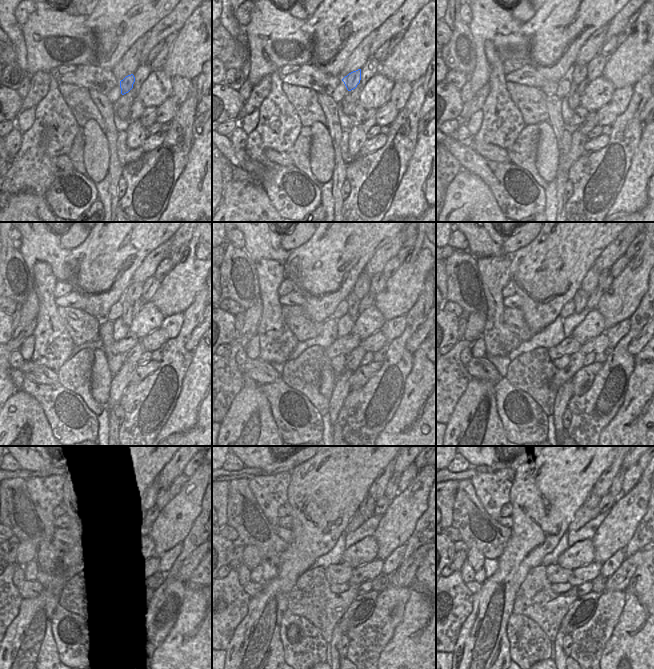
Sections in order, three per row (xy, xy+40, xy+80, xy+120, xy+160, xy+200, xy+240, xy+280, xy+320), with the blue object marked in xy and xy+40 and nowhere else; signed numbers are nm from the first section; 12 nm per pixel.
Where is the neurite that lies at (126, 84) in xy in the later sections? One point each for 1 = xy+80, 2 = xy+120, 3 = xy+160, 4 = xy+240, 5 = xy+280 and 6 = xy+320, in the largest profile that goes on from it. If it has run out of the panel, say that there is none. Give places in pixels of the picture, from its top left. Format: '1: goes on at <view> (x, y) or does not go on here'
1: goes on at xy+80 (578, 73)
2: goes on at xy+120 (134, 291)
3: goes on at xy+160 (362, 287)
4: goes on at xy+240 (148, 497)
5: goes on at xy+280 (377, 490)
6: goes on at xy+320 (602, 487)

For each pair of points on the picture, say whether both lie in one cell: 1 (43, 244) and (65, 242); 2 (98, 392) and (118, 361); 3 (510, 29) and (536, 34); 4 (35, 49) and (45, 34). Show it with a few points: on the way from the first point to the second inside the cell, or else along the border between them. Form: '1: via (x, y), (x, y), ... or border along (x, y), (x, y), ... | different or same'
1: border along (59, 234), (59, 244), (69, 251) | different
2: border along (107, 357), (109, 370), (113, 374) | different
3: border along (522, 23), (521, 32), (530, 41), (530, 53) | different
4: via (37, 45), (37, 40), (41, 36) | same

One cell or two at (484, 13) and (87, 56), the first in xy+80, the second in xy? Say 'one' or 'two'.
one

